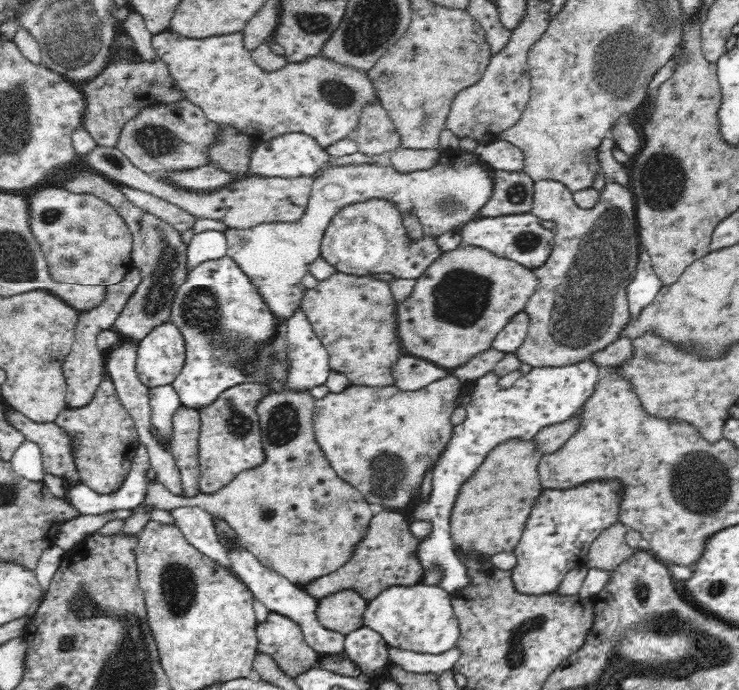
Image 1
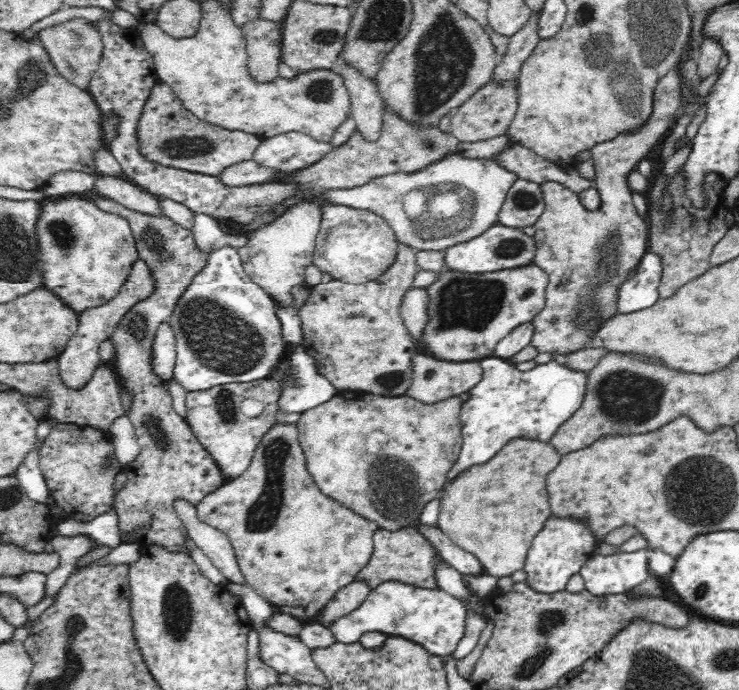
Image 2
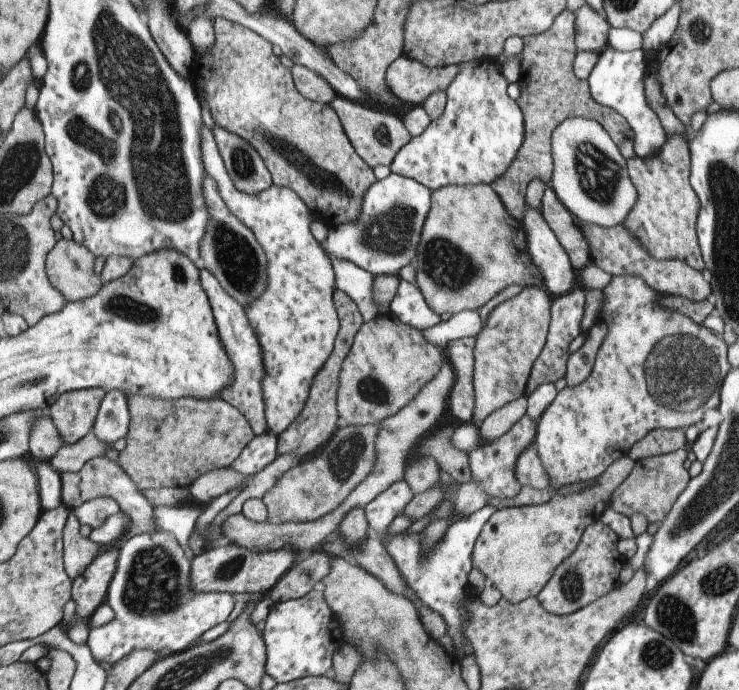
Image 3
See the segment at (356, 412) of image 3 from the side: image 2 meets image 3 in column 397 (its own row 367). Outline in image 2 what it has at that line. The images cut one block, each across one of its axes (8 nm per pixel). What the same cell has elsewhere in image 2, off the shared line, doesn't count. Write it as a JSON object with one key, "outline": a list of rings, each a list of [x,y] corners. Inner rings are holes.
{"outline":[[[410,244],[398,246],[398,258],[390,266],[388,272],[378,276],[378,280],[370,280],[366,284],[344,284],[340,280],[330,280],[328,284],[318,284],[312,288],[310,298],[300,308],[304,344],[312,350],[312,354],[320,360],[320,372],[326,376],[338,392],[362,392],[362,394],[380,394],[380,396],[402,396],[412,384],[412,360],[414,354],[422,350],[410,336],[404,318],[402,318],[402,298],[406,290],[414,282],[414,274],[418,268],[418,250]]]}

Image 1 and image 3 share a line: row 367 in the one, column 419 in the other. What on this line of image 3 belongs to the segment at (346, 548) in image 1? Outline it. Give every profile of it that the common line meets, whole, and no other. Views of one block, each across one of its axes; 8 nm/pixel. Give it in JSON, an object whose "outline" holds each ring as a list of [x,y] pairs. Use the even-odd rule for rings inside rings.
{"outline":[[[467,184],[467,186],[445,186],[439,188],[435,192],[431,192],[431,206],[427,212],[427,218],[423,222],[423,230],[421,230],[421,240],[419,240],[419,250],[417,250],[417,288],[423,296],[425,306],[437,314],[441,318],[441,314],[459,314],[463,310],[479,310],[485,302],[489,302],[497,292],[509,288],[509,286],[519,286],[519,288],[543,288],[543,274],[539,272],[541,268],[537,264],[531,262],[529,254],[527,254],[527,246],[525,246],[525,238],[523,238],[523,228],[519,226],[519,220],[511,218],[505,208],[501,206],[499,198],[495,196],[495,192],[487,186],[487,184]]]}

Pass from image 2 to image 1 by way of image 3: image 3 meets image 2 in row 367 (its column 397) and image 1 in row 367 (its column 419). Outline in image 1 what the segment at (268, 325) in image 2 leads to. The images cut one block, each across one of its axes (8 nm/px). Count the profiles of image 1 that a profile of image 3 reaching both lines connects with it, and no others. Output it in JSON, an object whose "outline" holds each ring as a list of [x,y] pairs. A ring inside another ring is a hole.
{"outline":[[[228,256],[222,260],[206,260],[188,274],[186,284],[174,296],[168,322],[178,326],[188,352],[186,366],[172,386],[182,406],[192,410],[206,408],[228,388],[246,384],[248,376],[240,372],[240,364],[252,360],[264,344],[276,340],[276,316],[272,308]]]}

